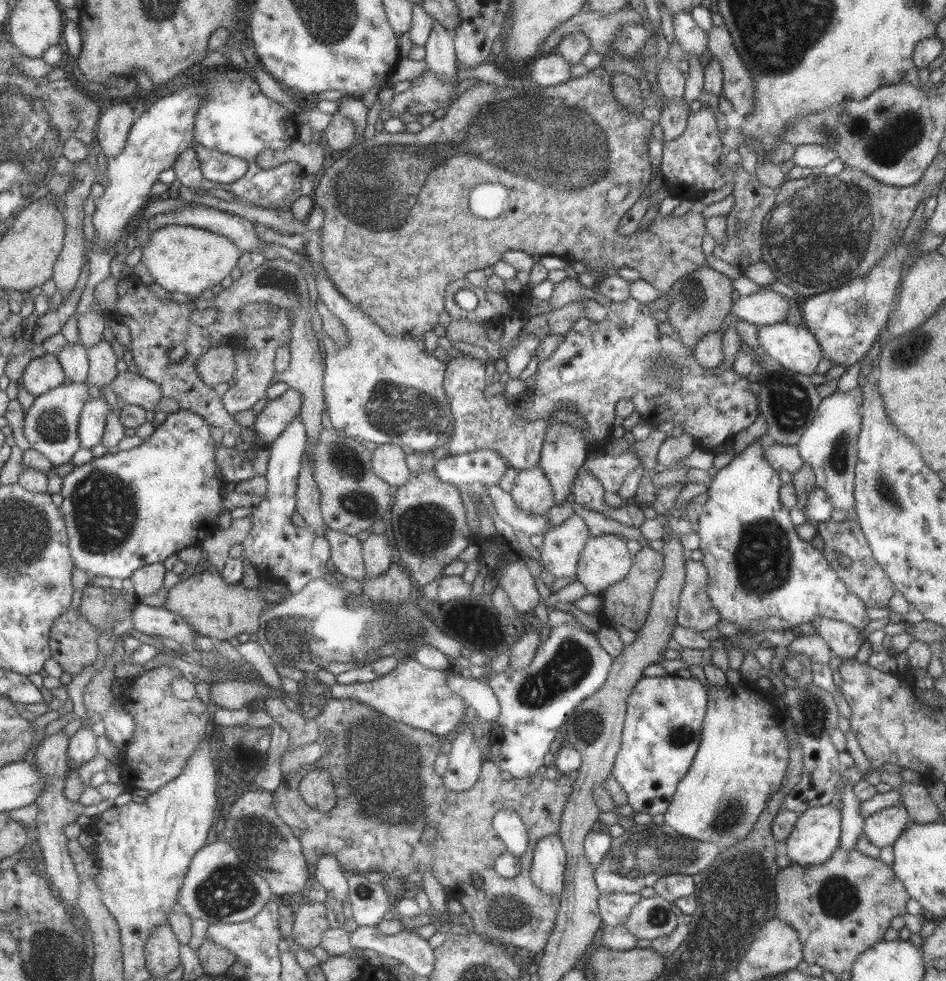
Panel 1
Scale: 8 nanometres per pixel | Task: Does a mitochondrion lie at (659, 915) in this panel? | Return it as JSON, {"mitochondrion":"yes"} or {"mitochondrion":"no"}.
{"mitochondrion":"yes"}

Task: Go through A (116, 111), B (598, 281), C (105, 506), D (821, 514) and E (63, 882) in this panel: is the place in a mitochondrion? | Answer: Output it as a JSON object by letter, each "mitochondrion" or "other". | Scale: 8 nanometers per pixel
{"A":"other","B":"other","C":"mitochondrion","D":"other","E":"other"}

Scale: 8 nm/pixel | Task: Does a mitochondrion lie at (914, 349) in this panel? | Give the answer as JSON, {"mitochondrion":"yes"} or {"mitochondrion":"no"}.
{"mitochondrion":"yes"}

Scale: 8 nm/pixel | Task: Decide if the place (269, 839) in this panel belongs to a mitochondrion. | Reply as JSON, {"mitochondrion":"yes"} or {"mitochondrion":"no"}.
{"mitochondrion":"yes"}

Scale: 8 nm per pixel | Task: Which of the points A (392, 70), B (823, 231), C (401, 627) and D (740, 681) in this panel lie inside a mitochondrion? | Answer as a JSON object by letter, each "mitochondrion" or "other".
{"A":"other","B":"mitochondrion","C":"mitochondrion","D":"other"}

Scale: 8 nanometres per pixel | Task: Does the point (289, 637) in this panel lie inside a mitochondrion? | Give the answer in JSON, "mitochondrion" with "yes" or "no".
{"mitochondrion":"yes"}

